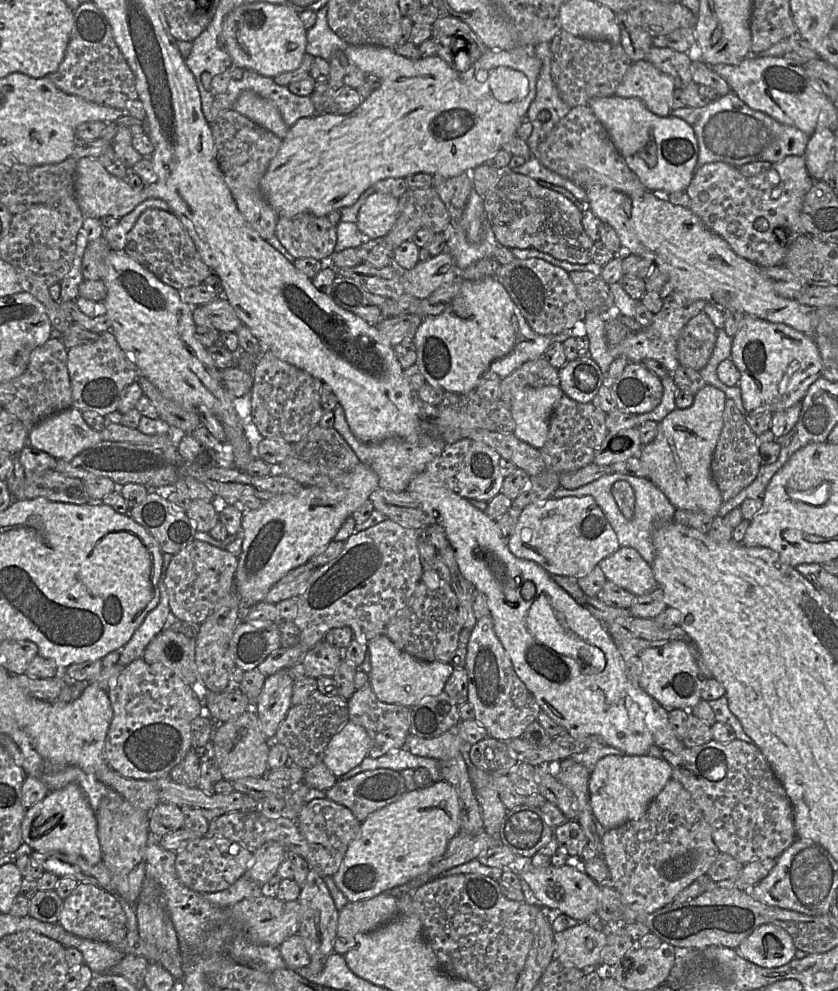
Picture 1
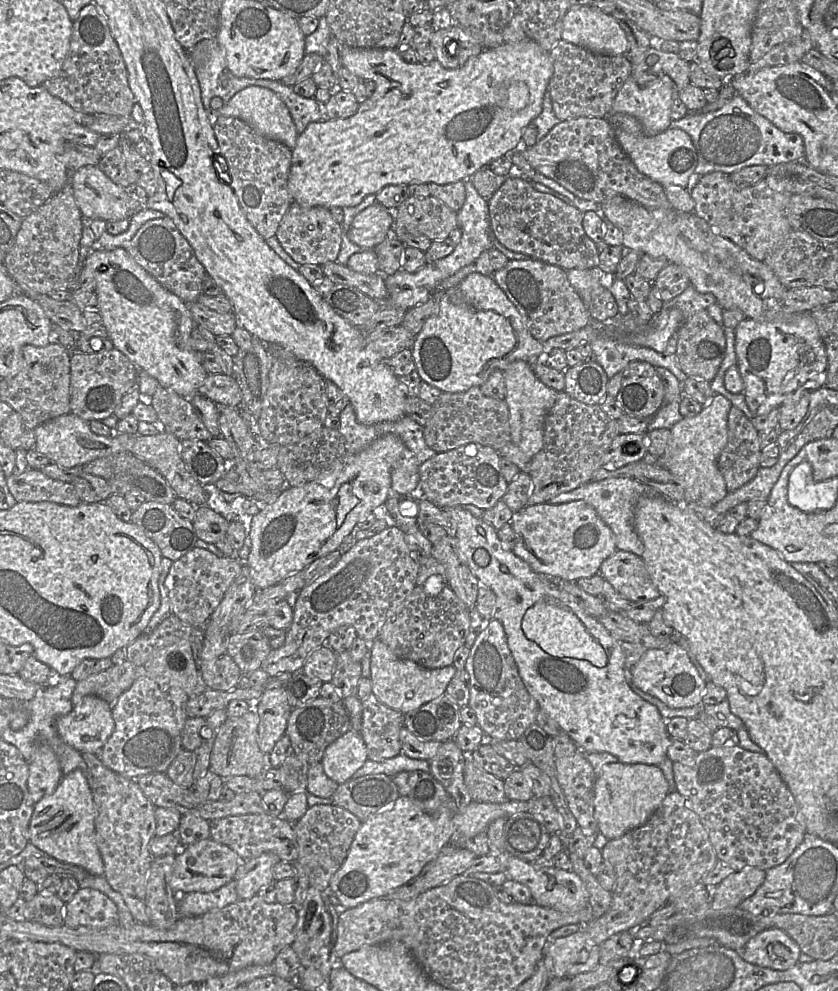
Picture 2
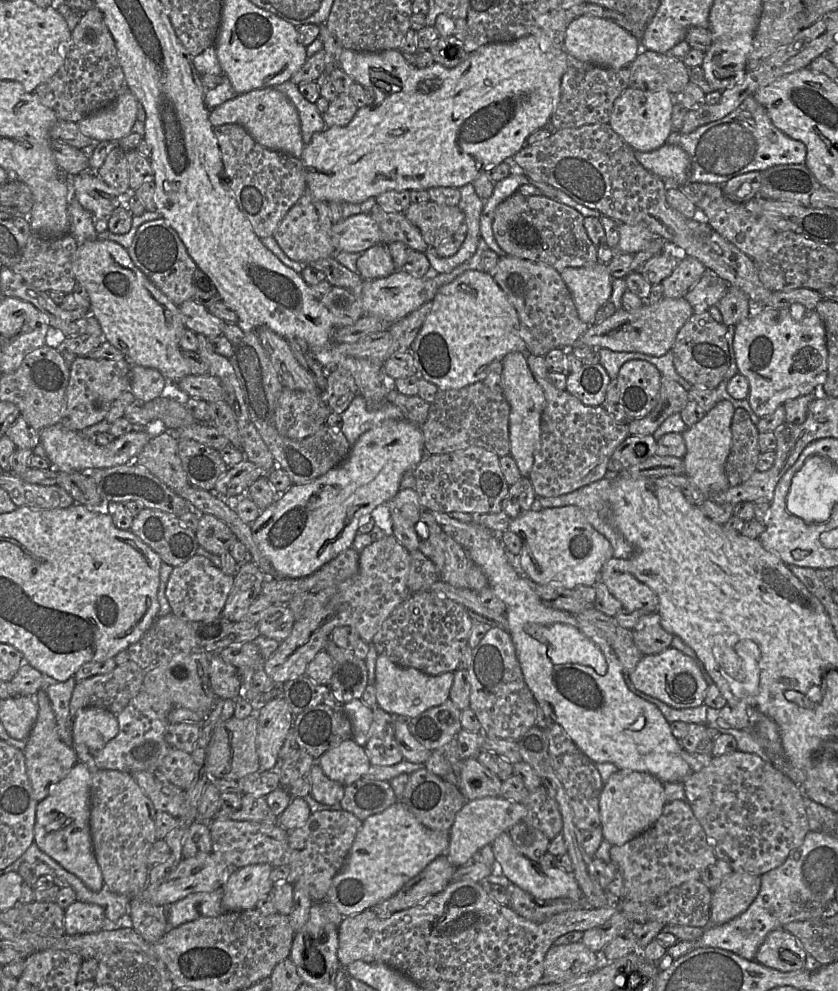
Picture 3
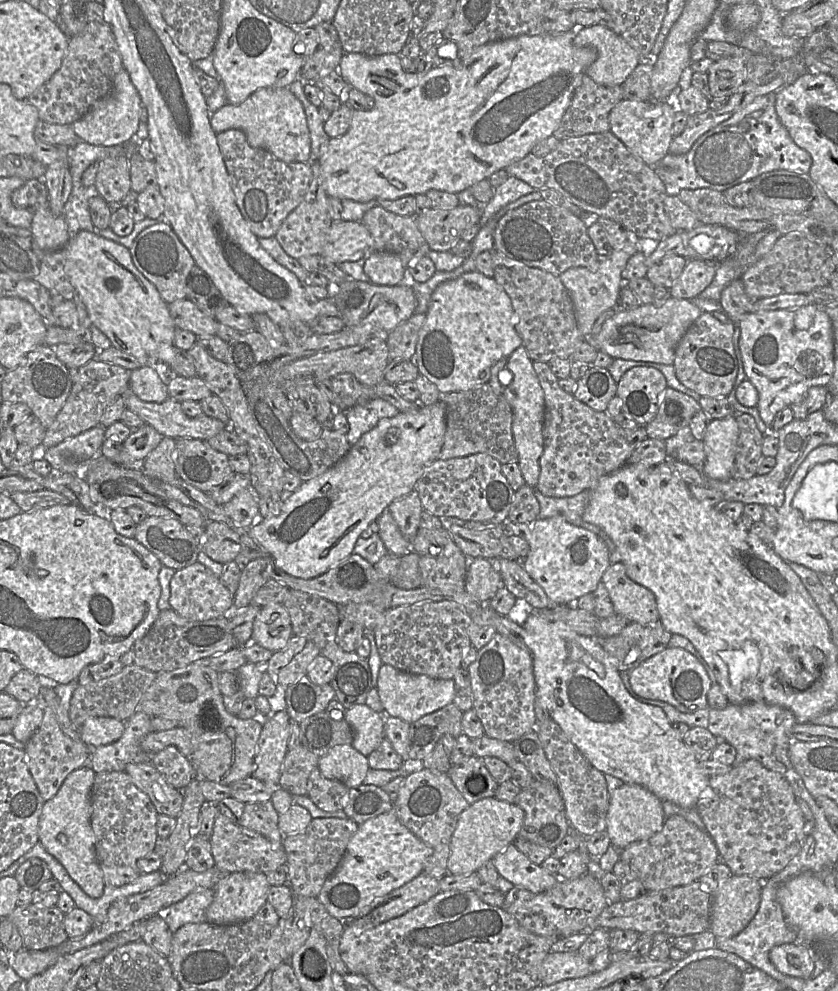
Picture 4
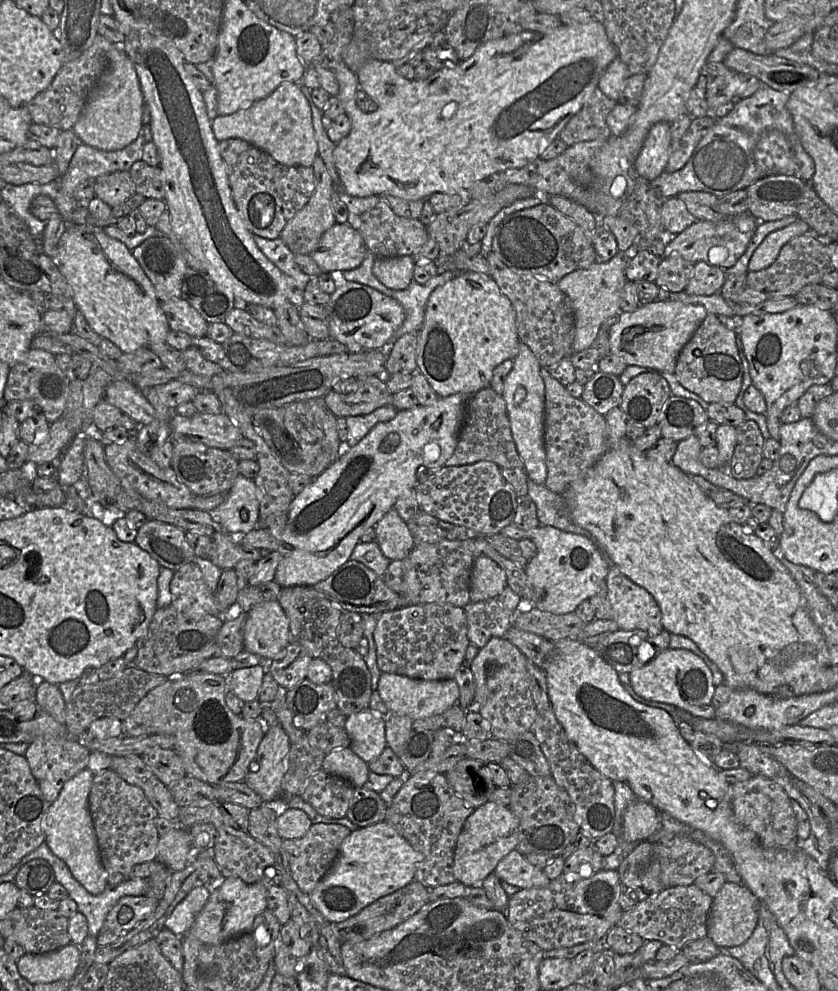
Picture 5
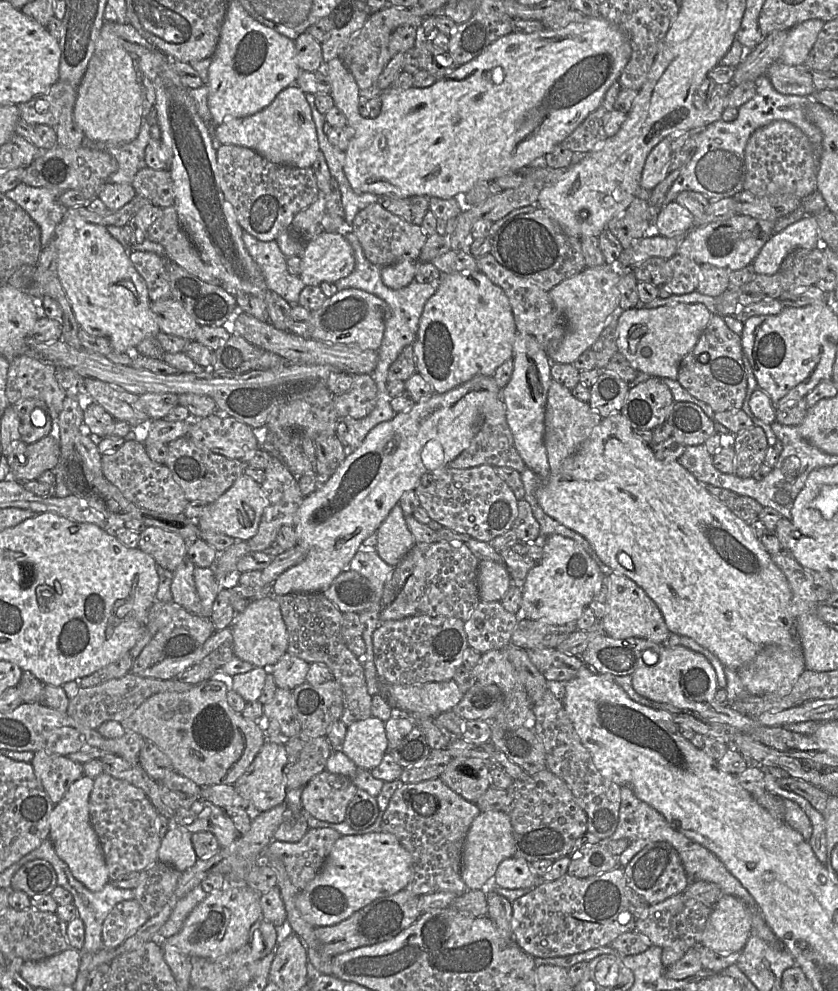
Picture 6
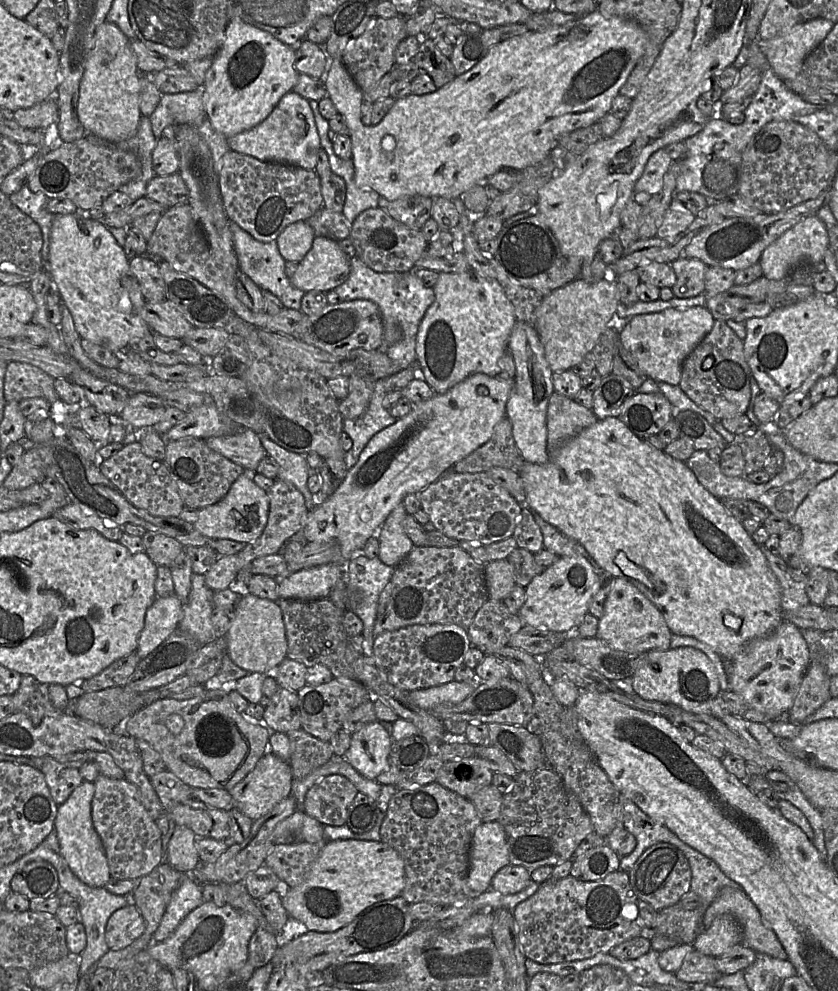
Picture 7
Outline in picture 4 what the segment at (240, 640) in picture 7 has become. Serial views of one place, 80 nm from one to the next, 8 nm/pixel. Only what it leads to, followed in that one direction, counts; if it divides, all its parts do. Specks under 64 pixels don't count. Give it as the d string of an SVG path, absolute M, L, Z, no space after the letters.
M282 604L263 606L253 622L251 641L272 651L282 650L292 636L288 611Z

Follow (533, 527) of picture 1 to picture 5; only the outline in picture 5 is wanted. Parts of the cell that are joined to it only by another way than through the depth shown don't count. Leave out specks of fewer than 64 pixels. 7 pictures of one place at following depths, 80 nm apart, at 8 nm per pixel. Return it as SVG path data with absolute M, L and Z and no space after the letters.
M509 524L500 533L517 541L520 539L530 539L536 545L536 555L528 561L525 569L528 579L534 588L534 608L554 614L575 612L580 603L599 592L600 584L605 581L609 566L602 557L602 551L589 537L565 532L553 526L543 526L541 524L529 530L523 530L513 524Z

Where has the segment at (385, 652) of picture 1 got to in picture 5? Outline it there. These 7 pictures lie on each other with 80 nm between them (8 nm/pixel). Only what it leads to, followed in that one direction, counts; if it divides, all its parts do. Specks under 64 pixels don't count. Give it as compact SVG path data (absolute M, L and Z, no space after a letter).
M382 672L378 692L391 714L406 716L413 721L441 714L457 704L459 687L454 679L422 680Z

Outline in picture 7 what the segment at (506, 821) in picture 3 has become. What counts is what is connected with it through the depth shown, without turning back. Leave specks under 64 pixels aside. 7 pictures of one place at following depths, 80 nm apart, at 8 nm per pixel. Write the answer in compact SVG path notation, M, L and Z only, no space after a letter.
M498 820L477 826L472 837L469 862L467 885L478 894L489 890L496 873L510 864L506 832Z

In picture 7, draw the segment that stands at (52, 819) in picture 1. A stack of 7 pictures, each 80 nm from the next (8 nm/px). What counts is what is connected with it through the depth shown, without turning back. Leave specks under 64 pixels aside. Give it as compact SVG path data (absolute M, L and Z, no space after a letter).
M83 781L69 798L58 806L54 827L57 830L61 854L72 872L89 886L104 887L111 875L105 849L93 825L91 807L94 793L95 783Z

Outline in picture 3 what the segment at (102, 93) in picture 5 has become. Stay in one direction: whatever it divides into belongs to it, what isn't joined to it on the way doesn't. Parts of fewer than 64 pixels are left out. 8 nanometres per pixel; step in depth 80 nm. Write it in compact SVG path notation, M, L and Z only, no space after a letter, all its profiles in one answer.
M128 90L113 103L77 122L82 134L95 143L119 141L132 133L137 121L138 101Z

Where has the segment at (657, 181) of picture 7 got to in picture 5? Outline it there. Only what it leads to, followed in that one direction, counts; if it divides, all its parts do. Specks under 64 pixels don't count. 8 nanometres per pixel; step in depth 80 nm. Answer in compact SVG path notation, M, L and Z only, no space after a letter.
M668 122L654 124L636 158L634 168L637 174L649 182L666 170L672 144L670 128Z

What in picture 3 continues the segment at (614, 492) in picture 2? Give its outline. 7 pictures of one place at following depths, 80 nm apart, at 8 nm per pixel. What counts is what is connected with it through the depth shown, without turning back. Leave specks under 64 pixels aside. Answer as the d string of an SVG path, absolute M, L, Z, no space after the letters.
M605 477L558 497L537 497L537 506L540 508L577 506L592 527L610 542L613 557L630 559L634 552L633 547L612 524L609 502L612 479Z

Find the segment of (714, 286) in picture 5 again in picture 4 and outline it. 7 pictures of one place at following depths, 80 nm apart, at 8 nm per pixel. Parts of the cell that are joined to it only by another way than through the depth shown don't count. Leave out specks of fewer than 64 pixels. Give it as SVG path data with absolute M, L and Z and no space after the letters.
M688 260L679 278L669 288L669 295L688 300L699 296L713 281L716 267L716 262Z

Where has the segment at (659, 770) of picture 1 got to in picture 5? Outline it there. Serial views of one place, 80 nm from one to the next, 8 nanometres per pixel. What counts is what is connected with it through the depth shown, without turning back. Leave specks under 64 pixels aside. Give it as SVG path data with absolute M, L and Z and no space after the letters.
M636 799L623 813L621 839L630 843L647 841L660 827L659 810L648 802Z

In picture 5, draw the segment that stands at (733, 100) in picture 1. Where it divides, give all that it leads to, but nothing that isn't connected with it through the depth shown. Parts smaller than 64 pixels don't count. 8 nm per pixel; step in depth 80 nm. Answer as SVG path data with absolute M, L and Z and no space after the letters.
M761 82L758 90L750 97L740 99L733 110L717 119L710 130L697 144L693 154L683 168L675 172L664 170L650 182L651 188L662 199L676 197L681 192L702 191L723 197L740 189L746 189L761 178L761 172L754 160L754 149L761 135L776 129L784 134L797 160L795 176L811 182L815 171L813 158L805 151L795 131L792 116L787 109L791 92L774 90Z

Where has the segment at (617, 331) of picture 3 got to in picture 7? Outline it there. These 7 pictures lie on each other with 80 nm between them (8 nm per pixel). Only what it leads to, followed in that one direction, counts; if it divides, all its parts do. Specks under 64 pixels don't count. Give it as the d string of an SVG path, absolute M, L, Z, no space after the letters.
M706 307L668 308L632 317L622 327L619 339L648 377L656 382L679 385L683 362L712 330L714 322L715 318Z

